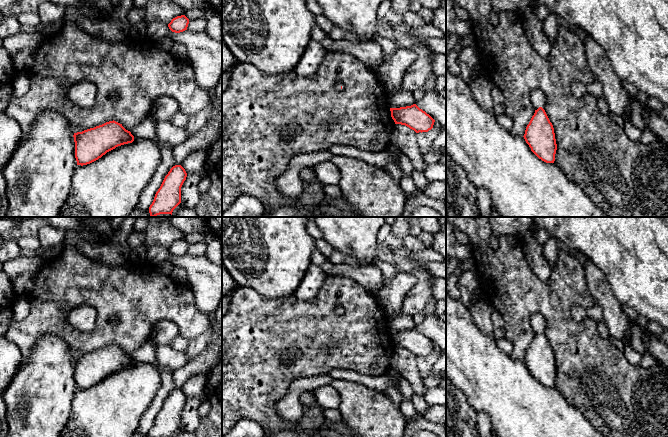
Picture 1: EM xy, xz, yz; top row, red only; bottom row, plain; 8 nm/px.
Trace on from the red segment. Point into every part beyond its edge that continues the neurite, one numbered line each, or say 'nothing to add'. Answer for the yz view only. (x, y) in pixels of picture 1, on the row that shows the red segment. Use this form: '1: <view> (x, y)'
1: yz (538, 98)

